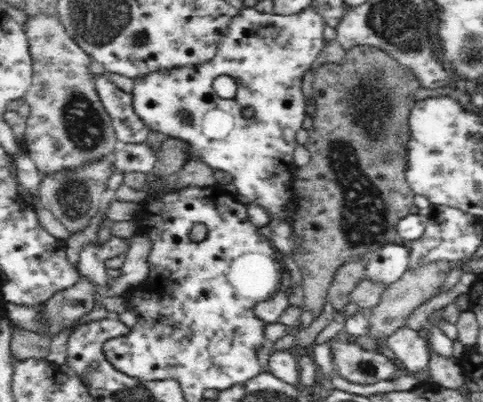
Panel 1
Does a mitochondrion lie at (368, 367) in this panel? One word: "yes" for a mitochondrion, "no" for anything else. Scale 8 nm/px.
yes

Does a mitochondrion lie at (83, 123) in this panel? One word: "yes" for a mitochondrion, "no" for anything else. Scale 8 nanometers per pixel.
yes

